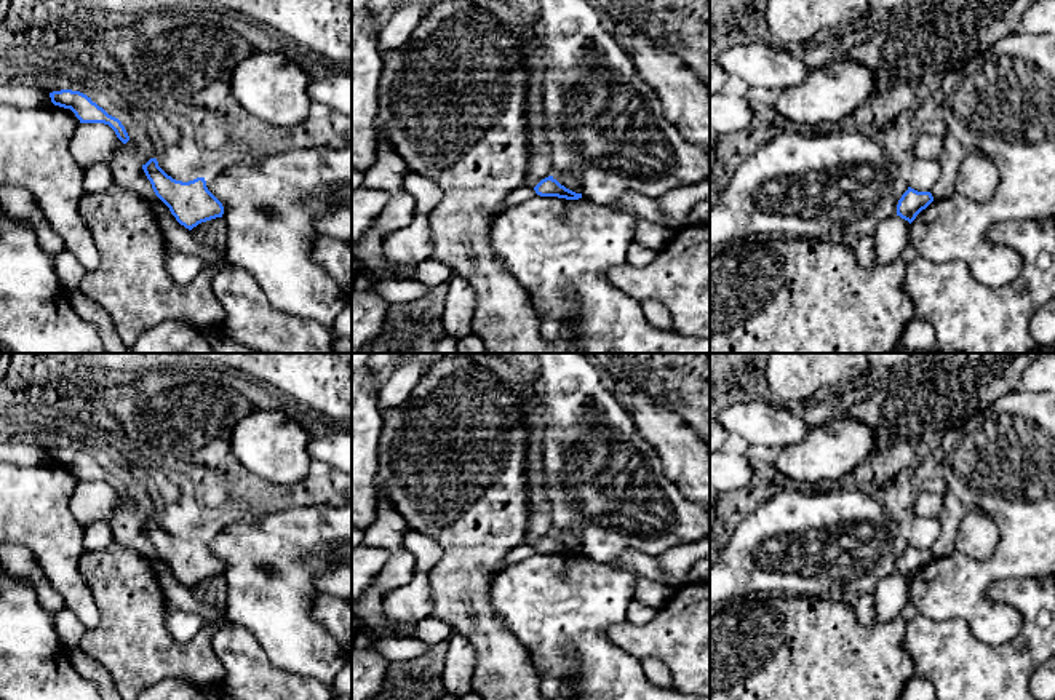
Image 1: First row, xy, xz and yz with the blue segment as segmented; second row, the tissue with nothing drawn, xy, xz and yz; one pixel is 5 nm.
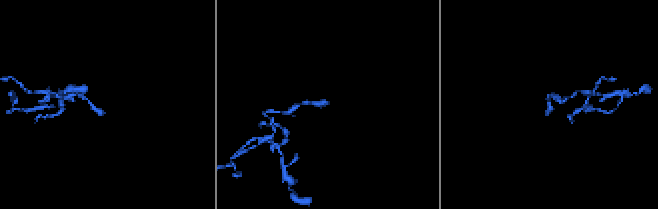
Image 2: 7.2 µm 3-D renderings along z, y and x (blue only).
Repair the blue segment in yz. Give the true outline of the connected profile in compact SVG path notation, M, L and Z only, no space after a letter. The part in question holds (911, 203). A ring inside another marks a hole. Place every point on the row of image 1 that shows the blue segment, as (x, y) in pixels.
M911 187L902 195L897 205L897 216L908 221L910 224L916 216L934 201L930 192L918 192Z

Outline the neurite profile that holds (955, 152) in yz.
M946 133L943 137L942 157L938 160L942 166L942 176L930 190L934 200L950 198L956 193L954 185L967 153L969 149L954 136Z

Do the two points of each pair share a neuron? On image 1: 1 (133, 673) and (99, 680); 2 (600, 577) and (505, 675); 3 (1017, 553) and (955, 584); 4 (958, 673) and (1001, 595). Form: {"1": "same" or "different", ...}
{"1": "different", "2": "different", "3": "same", "4": "same"}

